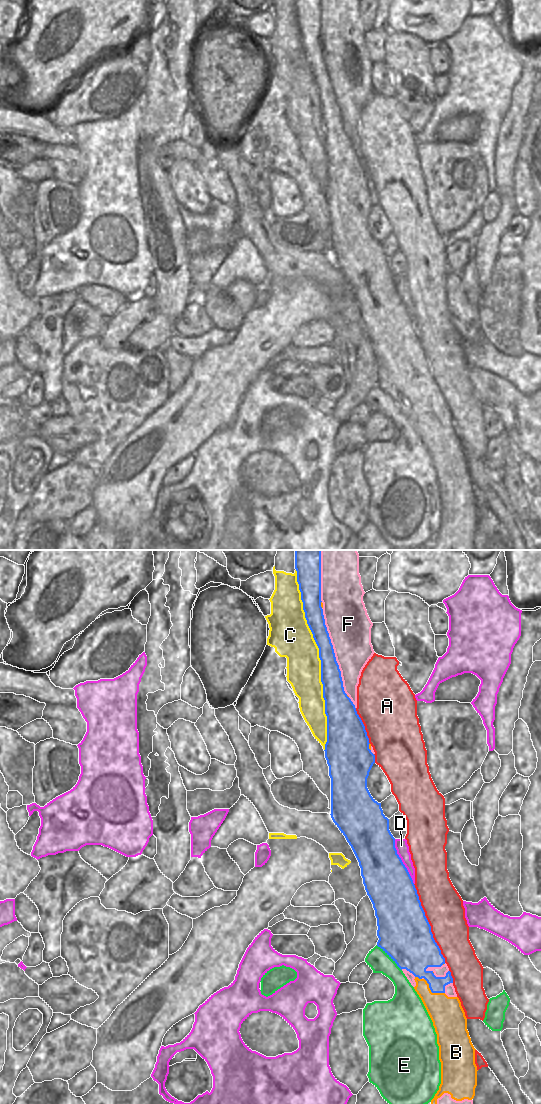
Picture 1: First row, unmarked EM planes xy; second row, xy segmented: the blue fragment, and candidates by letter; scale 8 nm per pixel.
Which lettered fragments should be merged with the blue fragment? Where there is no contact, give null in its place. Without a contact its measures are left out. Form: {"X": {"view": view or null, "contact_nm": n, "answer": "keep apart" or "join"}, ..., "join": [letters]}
{"A": {"view": "xy", "contact_nm": 700, "answer": "keep apart"}, "B": {"view": "xy", "contact_nm": 200, "answer": "join"}, "C": {"view": "xy", "contact_nm": 1450, "answer": "keep apart"}, "D": {"view": "xy", "contact_nm": 400, "answer": "keep apart"}, "E": {"view": "xy", "contact_nm": 300, "answer": "keep apart"}, "F": {"view": "xy", "contact_nm": 750, "answer": "keep apart"}, "join": ["B"]}

